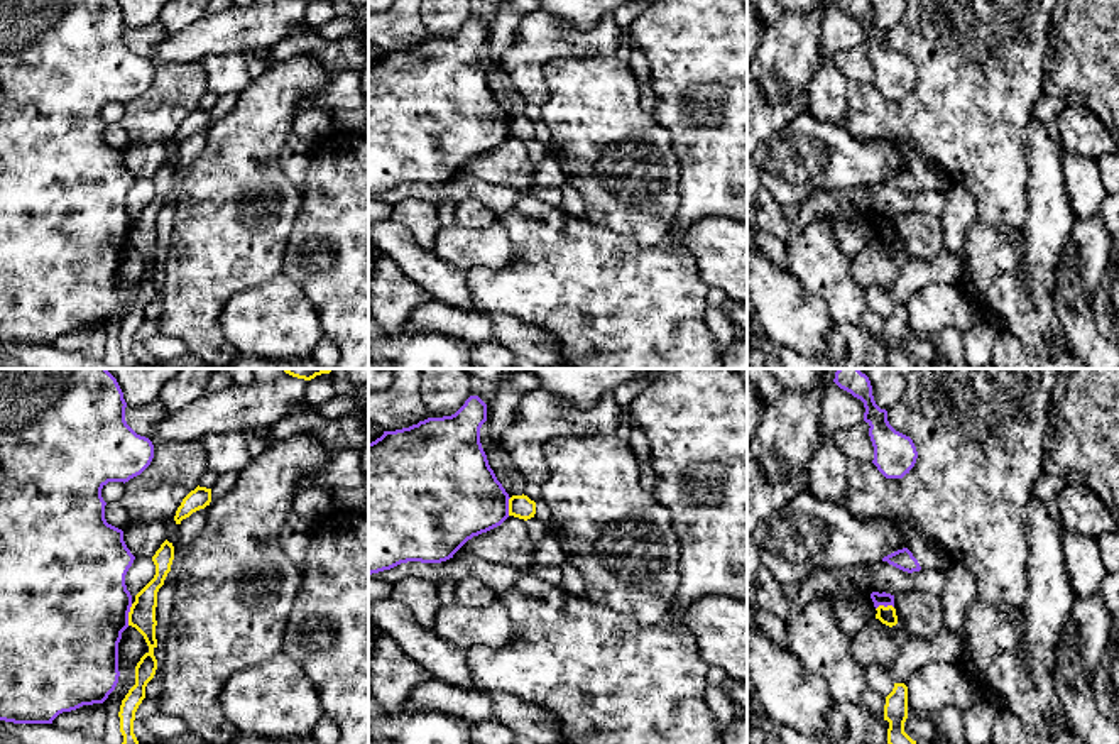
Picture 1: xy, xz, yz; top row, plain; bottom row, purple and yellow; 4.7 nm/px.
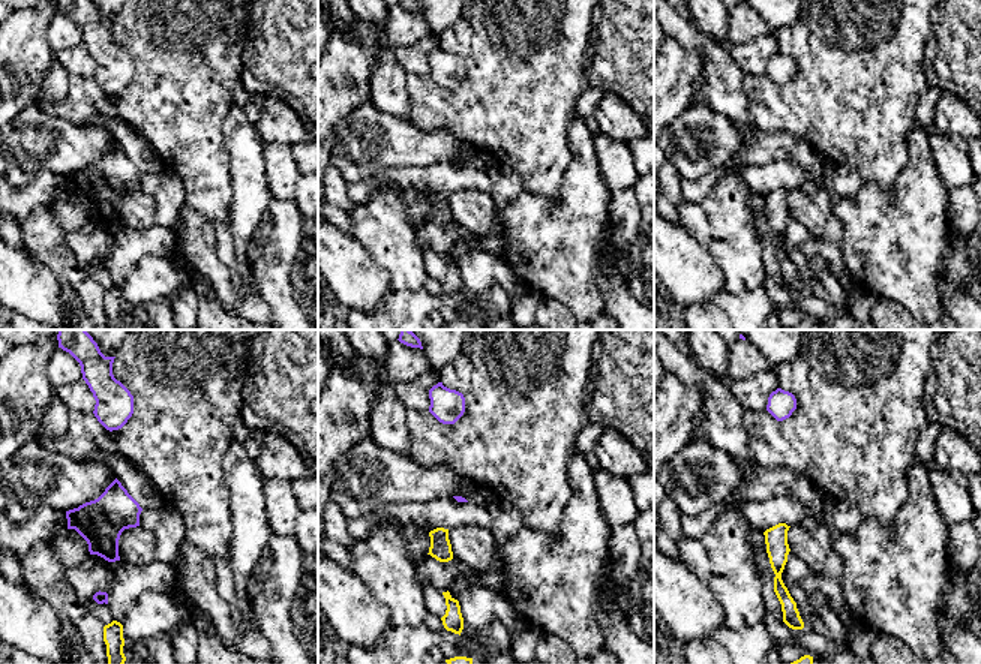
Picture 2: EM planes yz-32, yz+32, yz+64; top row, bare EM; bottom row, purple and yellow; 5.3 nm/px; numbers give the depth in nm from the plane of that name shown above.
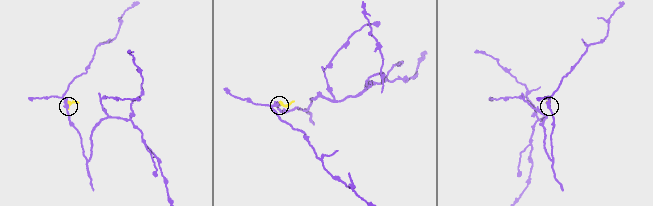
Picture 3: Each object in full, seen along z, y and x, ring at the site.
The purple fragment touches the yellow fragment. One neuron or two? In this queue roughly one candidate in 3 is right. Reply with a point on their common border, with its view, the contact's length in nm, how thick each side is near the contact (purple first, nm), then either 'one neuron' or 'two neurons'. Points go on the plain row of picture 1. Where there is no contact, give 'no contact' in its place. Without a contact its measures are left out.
xy (127, 235) | 110 nm | 500/130 nm | two neurons

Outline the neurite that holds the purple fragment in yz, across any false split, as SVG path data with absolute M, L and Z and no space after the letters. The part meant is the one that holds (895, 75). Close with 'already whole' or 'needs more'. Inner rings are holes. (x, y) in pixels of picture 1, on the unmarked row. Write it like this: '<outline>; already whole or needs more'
M833 0L833 3L864 24L864 42L871 47L869 57L874 68L872 85L886 100L903 100L914 88L918 73L913 61L896 52L887 42L887 32L881 30L872 17L869 0Z; already whole

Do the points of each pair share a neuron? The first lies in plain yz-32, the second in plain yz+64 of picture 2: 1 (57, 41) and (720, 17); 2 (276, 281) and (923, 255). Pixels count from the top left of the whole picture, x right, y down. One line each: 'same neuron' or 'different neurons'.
1: different neurons
2: different neurons

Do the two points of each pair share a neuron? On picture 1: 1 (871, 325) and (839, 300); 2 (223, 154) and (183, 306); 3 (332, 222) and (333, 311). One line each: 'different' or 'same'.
1: different
2: same
3: same

